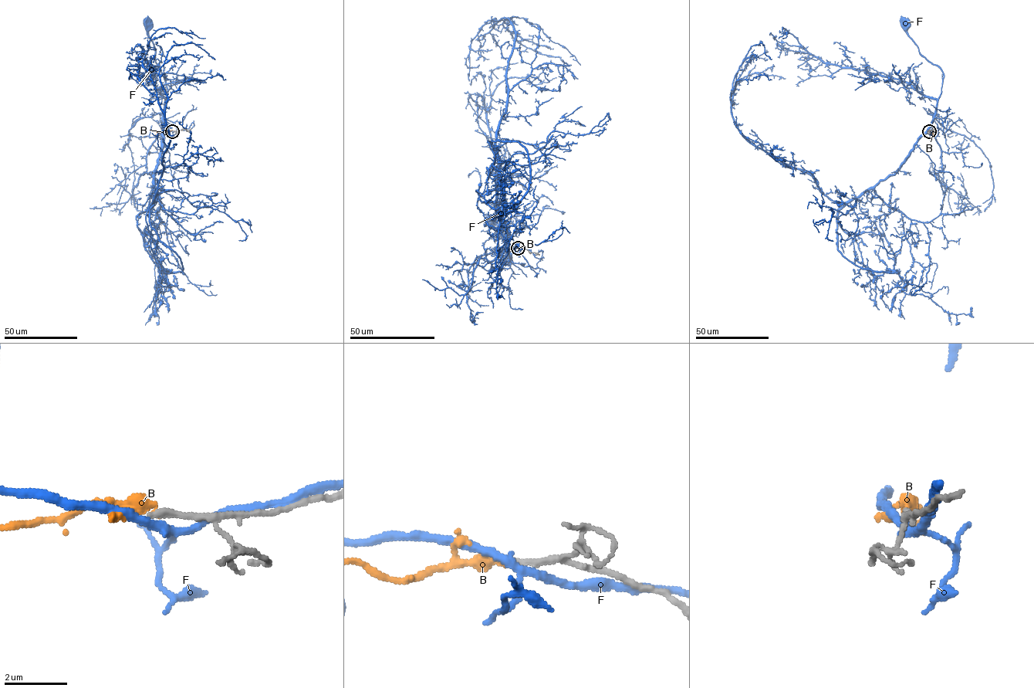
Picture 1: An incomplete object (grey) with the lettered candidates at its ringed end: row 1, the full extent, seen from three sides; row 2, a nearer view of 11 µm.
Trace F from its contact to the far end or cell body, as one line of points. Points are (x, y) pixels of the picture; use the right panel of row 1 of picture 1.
F: (929, 131), (941, 92), (944, 74), (920, 53), (907, 32), (906, 23)

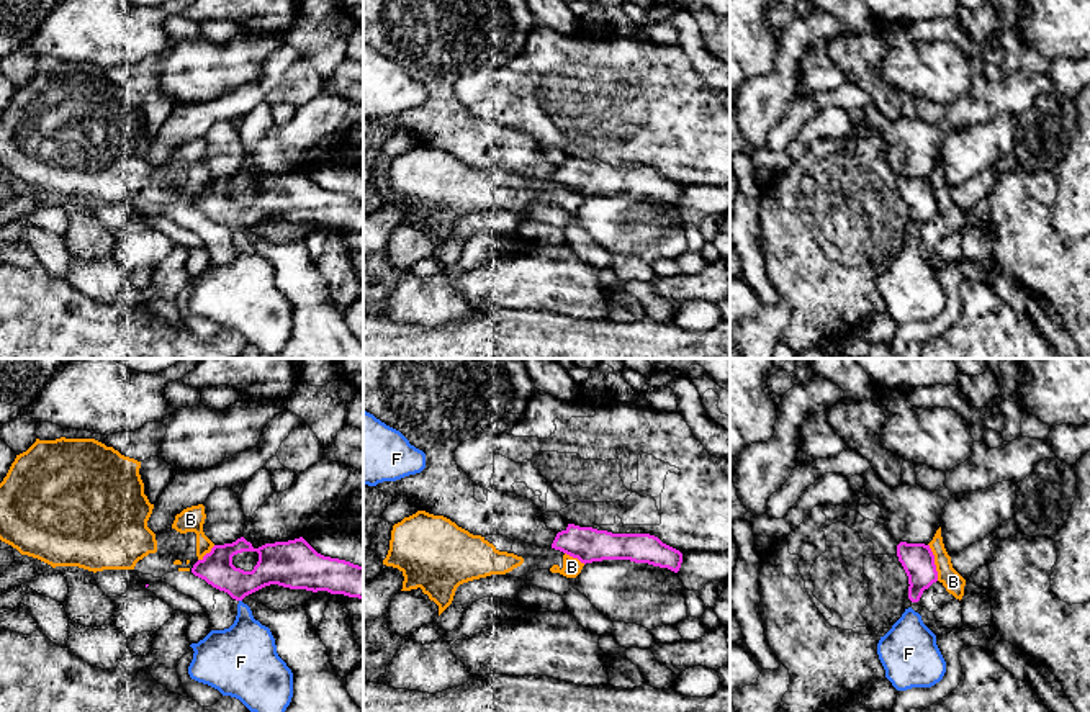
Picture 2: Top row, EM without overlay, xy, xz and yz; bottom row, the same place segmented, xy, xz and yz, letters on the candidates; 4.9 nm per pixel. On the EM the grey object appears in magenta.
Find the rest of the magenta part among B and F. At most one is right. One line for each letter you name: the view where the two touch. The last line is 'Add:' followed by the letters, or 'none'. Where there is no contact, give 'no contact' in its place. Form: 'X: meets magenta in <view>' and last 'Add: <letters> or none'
Add: none

